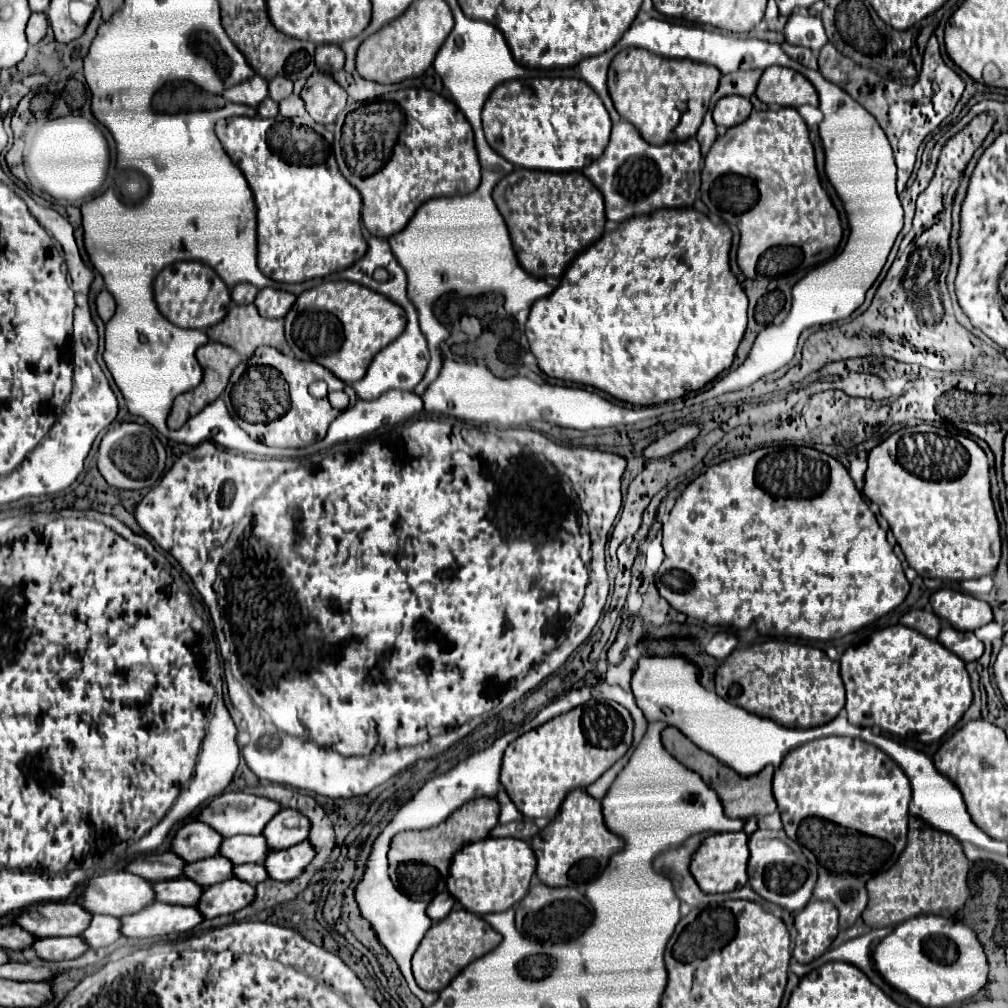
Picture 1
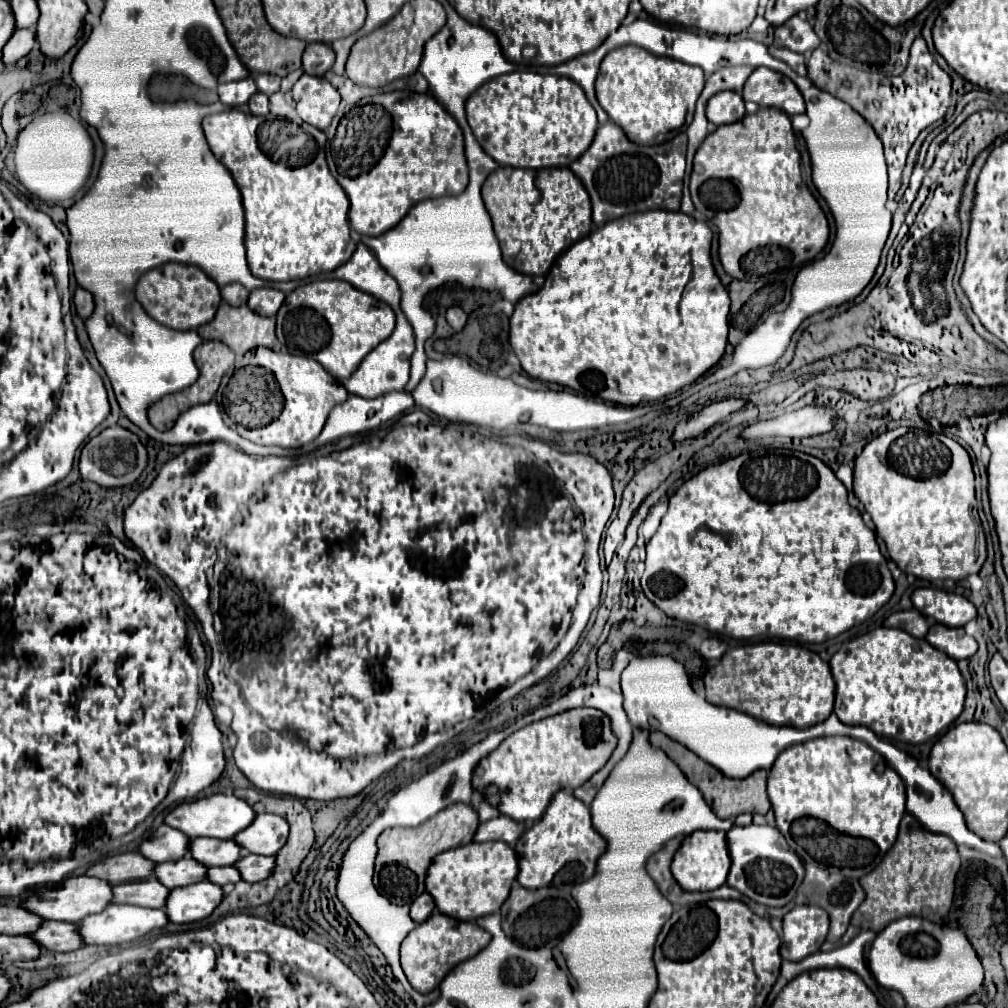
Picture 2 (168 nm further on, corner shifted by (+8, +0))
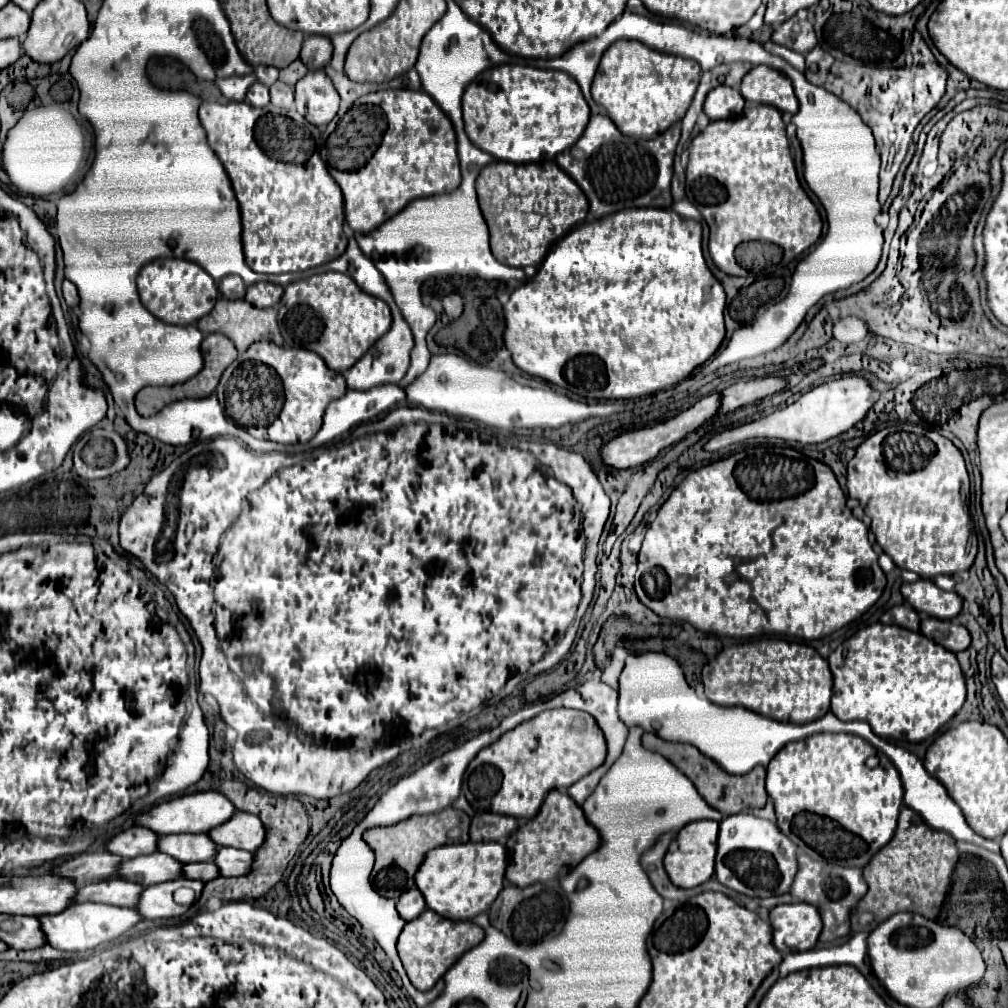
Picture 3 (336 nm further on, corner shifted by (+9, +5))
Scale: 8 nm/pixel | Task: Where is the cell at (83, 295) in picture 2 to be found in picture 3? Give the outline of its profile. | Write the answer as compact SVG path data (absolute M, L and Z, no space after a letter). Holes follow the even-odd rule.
M68 279L62 281L62 297L64 297L64 301L68 303L68 307L78 307L78 303L80 303L78 291L76 291L74 283L68 281Z

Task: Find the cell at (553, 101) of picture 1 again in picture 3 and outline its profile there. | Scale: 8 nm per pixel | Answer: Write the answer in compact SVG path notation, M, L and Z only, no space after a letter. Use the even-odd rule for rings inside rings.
M498 65L468 85L462 97L466 135L482 151L512 163L550 161L574 145L590 119L590 107L570 75L552 69Z

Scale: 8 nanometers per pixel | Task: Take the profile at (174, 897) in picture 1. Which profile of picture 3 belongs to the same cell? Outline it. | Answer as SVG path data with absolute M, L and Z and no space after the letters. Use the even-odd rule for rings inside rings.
M106 879L106 881L98 881L98 883L90 883L82 889L78 889L78 899L74 899L74 903L86 903L86 901L94 901L94 903L106 903L106 905L116 905L116 907L134 907L138 903L138 897L142 893L142 885L138 883L130 883L124 879Z

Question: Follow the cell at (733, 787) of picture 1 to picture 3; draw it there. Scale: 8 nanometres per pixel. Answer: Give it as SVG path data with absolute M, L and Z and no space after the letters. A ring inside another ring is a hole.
M644 733L642 735L642 745L650 751L656 751L660 755L664 755L666 759L670 759L698 789L698 793L720 813L724 815L734 815L740 813L744 809L750 807L764 807L766 805L766 789L764 789L764 777L766 777L766 769L764 767L754 767L750 773L746 775L730 775L726 773L722 767L718 767L718 763L714 763L710 757L702 755L694 745L682 745L682 743L670 743L670 741L662 741L658 735L654 733Z

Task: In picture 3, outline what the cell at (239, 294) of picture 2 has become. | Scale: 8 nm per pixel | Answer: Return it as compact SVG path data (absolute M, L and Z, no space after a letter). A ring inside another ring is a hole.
M230 275L230 277L224 277L220 283L218 283L218 291L222 297L226 299L244 299L244 293L246 293L246 285L240 277L236 275Z

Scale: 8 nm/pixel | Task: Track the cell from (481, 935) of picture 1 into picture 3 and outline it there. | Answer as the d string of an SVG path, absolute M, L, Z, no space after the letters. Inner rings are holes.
M426 909L416 919L408 921L398 937L398 955L402 965L418 991L428 991L436 985L436 981L472 947L476 947L484 939L484 931L472 921L450 921Z

